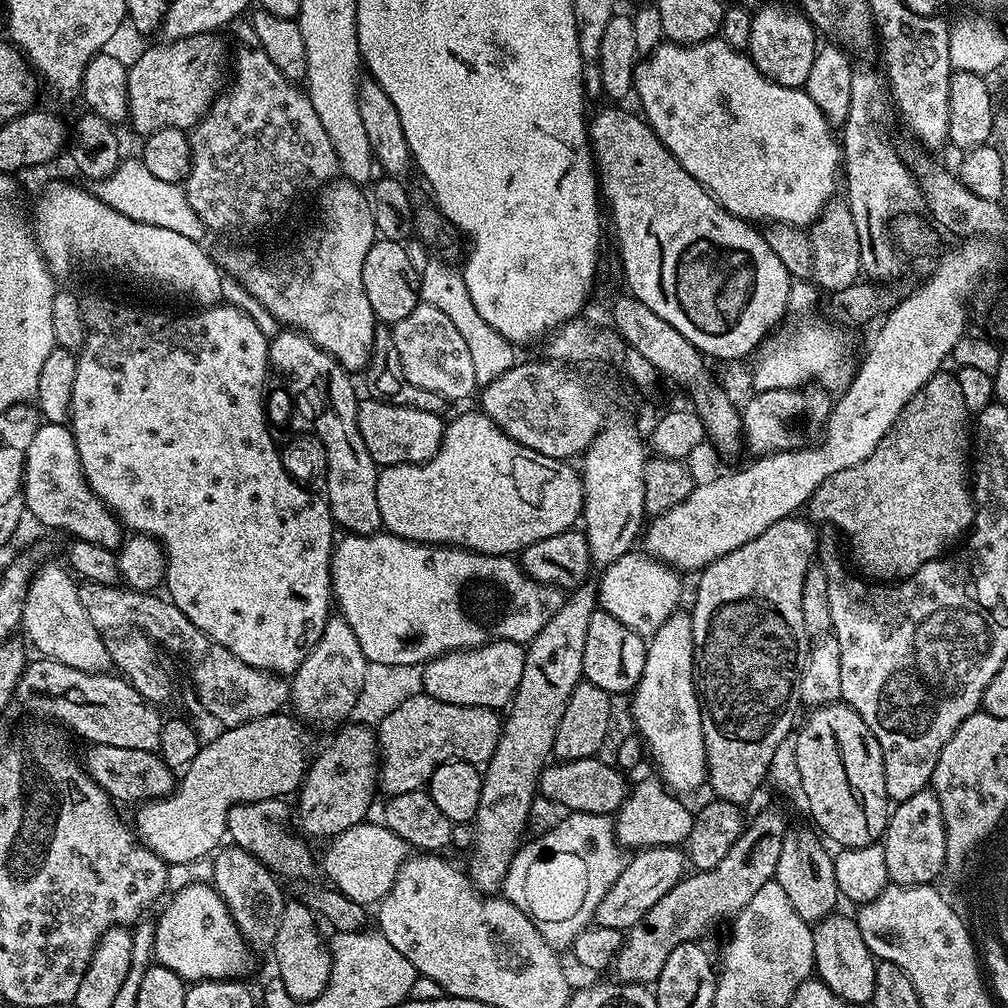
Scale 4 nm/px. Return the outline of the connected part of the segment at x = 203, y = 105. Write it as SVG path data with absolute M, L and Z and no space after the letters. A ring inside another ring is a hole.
M206 32L173 40L160 42L157 48L148 48L136 61L131 61L128 70L128 118L140 138L146 138L163 128L183 128L191 130L210 110L210 106L226 87L226 77L230 72L230 48L224 45L223 35Z

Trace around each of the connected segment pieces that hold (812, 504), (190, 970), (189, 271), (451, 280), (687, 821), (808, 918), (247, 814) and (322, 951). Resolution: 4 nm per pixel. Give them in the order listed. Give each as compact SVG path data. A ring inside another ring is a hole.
M941 370L906 402L902 414L890 430L874 446L870 458L830 474L826 482L814 490L807 502L806 512L813 521L829 520L841 533L848 535L855 571L872 582L899 582L913 576L926 562L939 560L972 527L976 516L974 488L970 483L970 453L974 448L974 424L963 402L958 378L951 371Z
M211 883L188 884L168 905L160 917L155 917L156 933L154 934L155 963L174 970L186 982L197 980L235 980L244 978L252 968L253 949L243 934L238 930L226 902L217 894Z
M76 184L50 185L48 196L36 204L34 229L41 254L56 278L75 272L117 272L128 280L161 284L170 295L193 300L200 308L221 303L225 277L219 263L204 253L200 242L166 230L166 226L134 222L134 218L126 218L126 214L118 214L102 202L95 191L87 192Z
M432 260L425 268L422 268L419 278L421 301L430 306L438 306L438 310L442 310L442 314L446 314L446 318L454 322L458 334L466 338L466 346L470 350L477 385L483 386L494 382L494 378L502 378L506 370L510 370L517 364L517 349L509 340L502 338L502 334L498 334L498 330L494 330L490 322L484 321L482 314L478 314L474 301L470 298L470 290L466 290L466 282L457 269L455 272L450 265L443 264L440 260Z
M651 778L635 785L625 795L619 810L614 813L616 839L628 850L670 848L683 845L692 829L694 812L680 800L683 799L665 787L659 779Z
M792 830L784 837L775 880L790 897L790 903L794 905L794 910L798 910L798 915L808 924L815 926L837 911L836 903L841 903L842 897L838 882L834 878L833 853L828 853L824 849L825 841L815 831L812 832Z
M284 798L259 800L249 804L235 804L228 812L227 839L233 845L254 854L277 877L299 882L313 879L318 872L318 860L308 849L309 841L303 835L291 832L286 825L294 820L294 808ZM232 839L232 840L231 840ZM308 843L308 844L307 844ZM285 876L285 877L284 877Z
M292 898L282 910L282 922L278 924L278 934L271 946L276 952L275 975L286 986L286 992L295 1000L313 1000L326 990L332 973L332 955L328 952L327 943L320 944L320 928L317 917L309 912L308 907Z

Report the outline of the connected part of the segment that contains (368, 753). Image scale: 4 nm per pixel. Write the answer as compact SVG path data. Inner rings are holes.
M345 723L339 729L341 732L321 750L320 757L307 765L304 783L298 789L299 831L305 837L331 838L350 826L365 823L367 816L364 815L372 799L378 796L380 746L377 733L364 724L352 723Z

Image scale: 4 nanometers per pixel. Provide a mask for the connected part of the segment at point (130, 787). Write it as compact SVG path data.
M94 744L87 750L89 752L82 756L84 769L91 774L94 782L98 782L98 786L102 786L102 790L106 790L113 801L161 800L163 796L169 796L178 783L177 773L156 752L126 750L122 746L106 746L105 744Z

